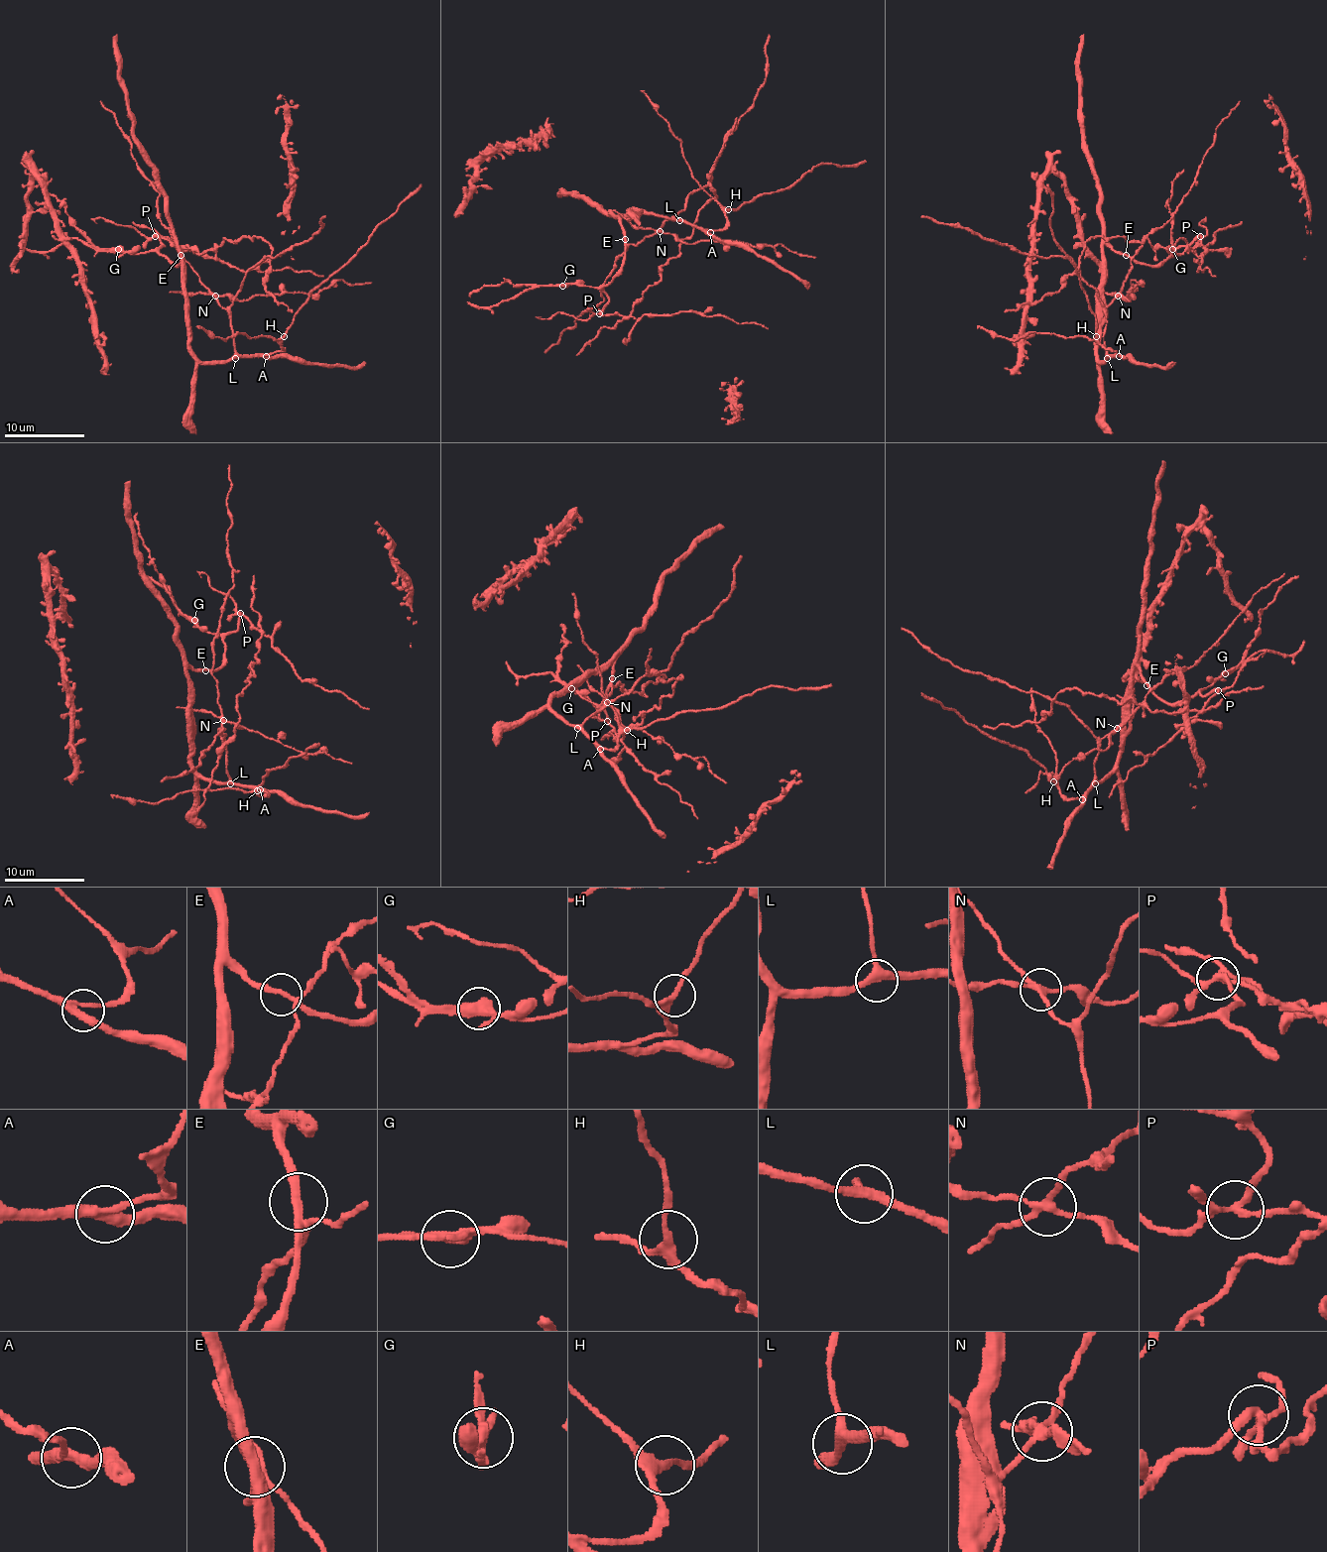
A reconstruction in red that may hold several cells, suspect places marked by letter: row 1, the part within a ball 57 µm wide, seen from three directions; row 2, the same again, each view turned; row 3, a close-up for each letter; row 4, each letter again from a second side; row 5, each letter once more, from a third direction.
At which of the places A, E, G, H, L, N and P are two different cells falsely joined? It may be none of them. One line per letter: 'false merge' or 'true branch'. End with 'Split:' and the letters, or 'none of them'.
A: true branch
E: true branch
G: false merge
H: true branch
L: true branch
N: false merge
P: false merge
Split: G, N, P

